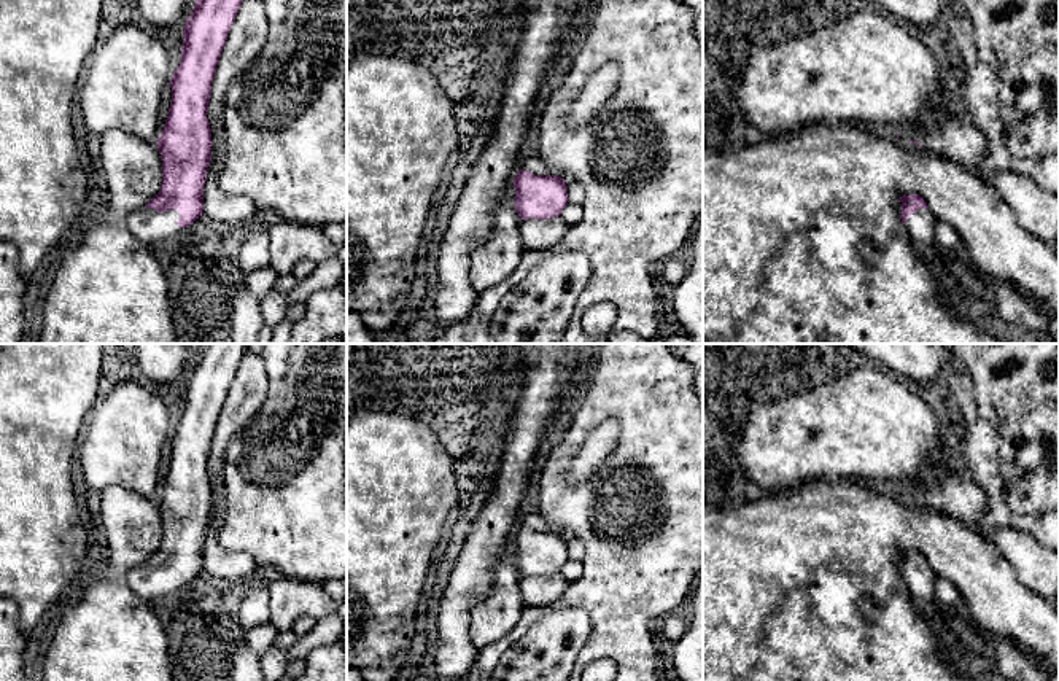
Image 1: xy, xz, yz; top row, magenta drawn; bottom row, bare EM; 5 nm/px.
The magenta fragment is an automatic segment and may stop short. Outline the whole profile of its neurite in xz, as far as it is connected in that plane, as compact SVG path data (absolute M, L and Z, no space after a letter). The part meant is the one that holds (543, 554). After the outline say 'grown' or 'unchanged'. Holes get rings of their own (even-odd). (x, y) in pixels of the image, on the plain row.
M522 525L515 535L515 566L522 576L550 576L568 562L566 538L555 531L534 531Z; unchanged

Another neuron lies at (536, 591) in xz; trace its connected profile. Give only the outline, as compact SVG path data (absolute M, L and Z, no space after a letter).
M560 574L522 576L520 590L526 606L549 606L555 603L568 589L569 582Z

